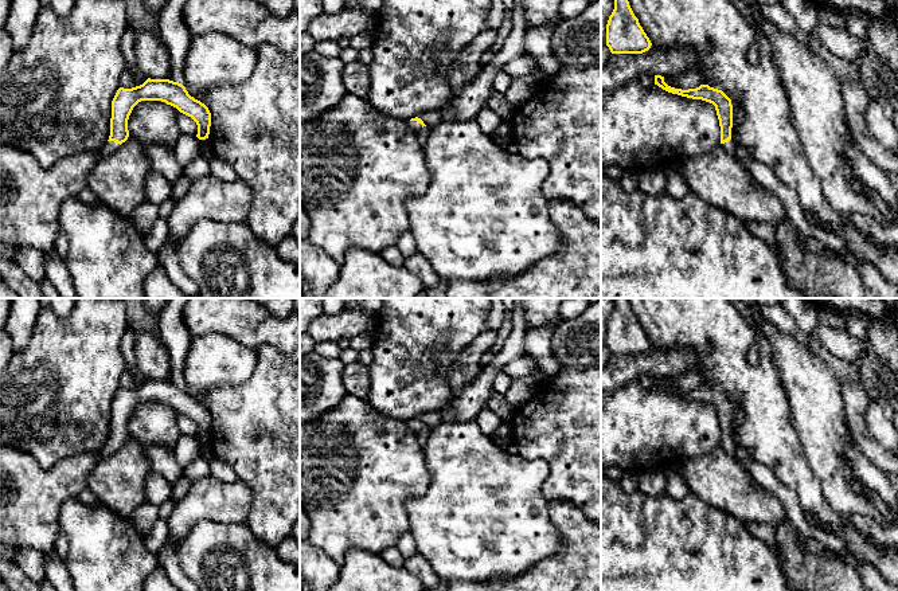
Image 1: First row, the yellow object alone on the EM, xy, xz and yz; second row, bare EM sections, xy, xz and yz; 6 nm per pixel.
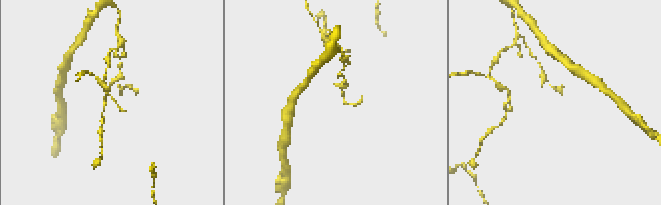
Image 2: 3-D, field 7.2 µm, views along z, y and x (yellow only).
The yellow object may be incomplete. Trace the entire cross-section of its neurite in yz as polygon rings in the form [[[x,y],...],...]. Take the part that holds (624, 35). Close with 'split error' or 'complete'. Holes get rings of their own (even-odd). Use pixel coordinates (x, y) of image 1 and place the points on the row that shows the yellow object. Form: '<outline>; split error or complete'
[[[614,0],[606,24],[606,46],[612,54],[643,54],[652,46],[628,0]]]; complete

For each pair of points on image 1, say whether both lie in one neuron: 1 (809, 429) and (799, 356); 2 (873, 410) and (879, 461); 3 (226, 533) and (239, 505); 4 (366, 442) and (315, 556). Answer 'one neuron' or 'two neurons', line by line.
1: one neuron
2: two neurons
3: two neurons
4: two neurons

